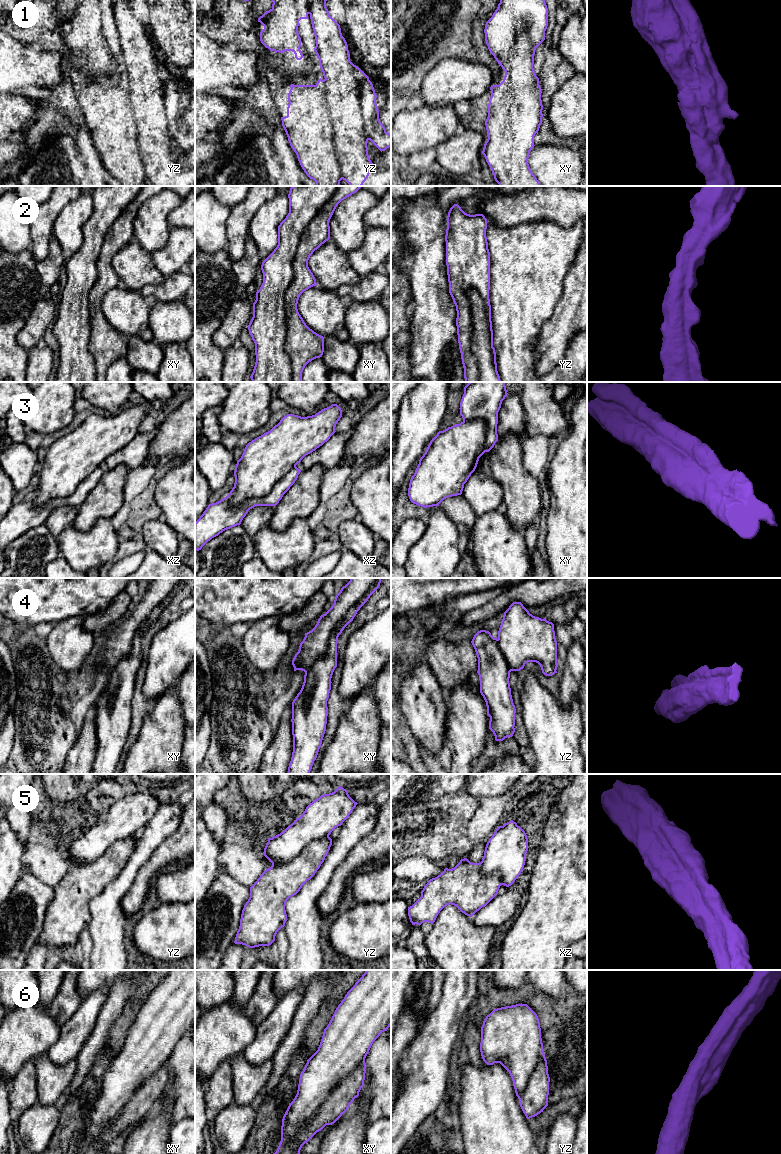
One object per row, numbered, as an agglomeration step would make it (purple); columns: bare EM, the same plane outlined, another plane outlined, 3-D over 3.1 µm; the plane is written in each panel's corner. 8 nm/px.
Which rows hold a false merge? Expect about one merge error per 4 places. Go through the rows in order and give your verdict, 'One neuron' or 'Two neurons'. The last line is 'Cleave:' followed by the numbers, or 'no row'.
1: Two neurons
2: One neuron
3: One neuron
4: One neuron
5: One neuron
6: One neuron
Cleave: 1

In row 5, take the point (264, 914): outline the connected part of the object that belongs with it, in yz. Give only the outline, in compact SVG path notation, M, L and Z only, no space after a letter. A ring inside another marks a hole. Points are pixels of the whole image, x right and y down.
M339 786L334 792L321 795L310 803L303 814L299 818L296 818L283 832L272 838L268 838L263 854L272 863L272 866L266 869L250 887L250 897L242 910L240 926L234 941L235 944L255 948L269 946L275 941L277 932L285 926L287 921L285 910L287 900L296 895L302 886L315 875L332 845L332 839L329 835L336 827L342 825L357 804L349 796L348 790Z

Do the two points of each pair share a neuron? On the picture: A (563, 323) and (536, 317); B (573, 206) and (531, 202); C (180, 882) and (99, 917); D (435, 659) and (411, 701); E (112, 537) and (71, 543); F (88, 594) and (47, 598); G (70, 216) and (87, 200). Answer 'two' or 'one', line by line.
A: two
B: one
C: two
D: two
E: one
F: one
G: one

